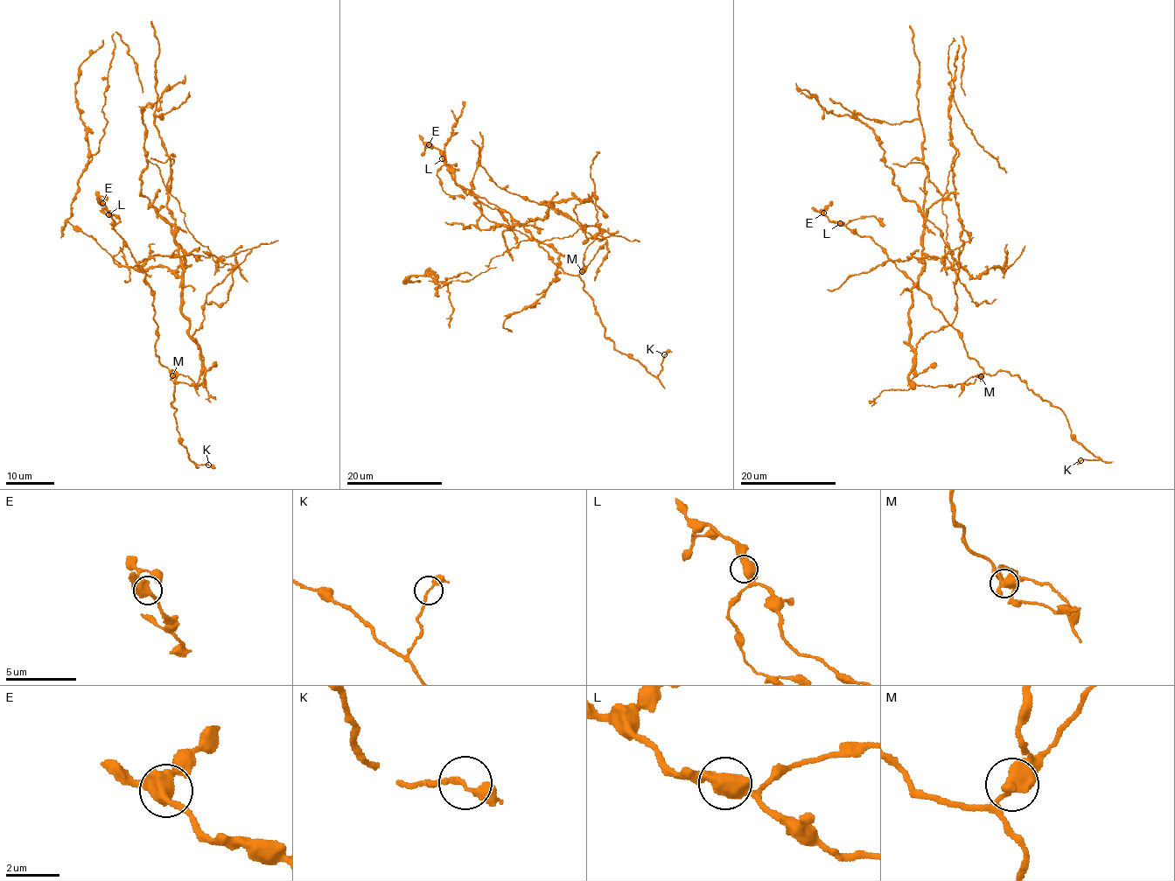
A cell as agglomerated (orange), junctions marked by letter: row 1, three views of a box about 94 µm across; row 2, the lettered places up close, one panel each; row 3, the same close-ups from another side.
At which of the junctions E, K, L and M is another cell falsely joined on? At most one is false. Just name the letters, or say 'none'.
M

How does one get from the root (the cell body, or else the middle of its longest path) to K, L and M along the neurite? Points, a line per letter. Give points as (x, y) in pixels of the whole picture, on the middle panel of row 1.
K: (537, 218), (553, 201), (594, 193), (599, 233), (579, 274), (584, 291), (614, 348), (654, 376), (665, 354)
L: (537, 218), (553, 201), (594, 193), (599, 233), (579, 274), (555, 263), (508, 213), (458, 185), (442, 158)
M: (537, 218), (545, 219), (553, 201), (585, 199), (594, 193), (599, 233), (585, 249), (581, 271)

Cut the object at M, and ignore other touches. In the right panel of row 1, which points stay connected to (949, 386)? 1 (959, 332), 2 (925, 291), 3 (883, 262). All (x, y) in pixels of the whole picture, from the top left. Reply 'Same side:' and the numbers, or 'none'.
Same side: 3

